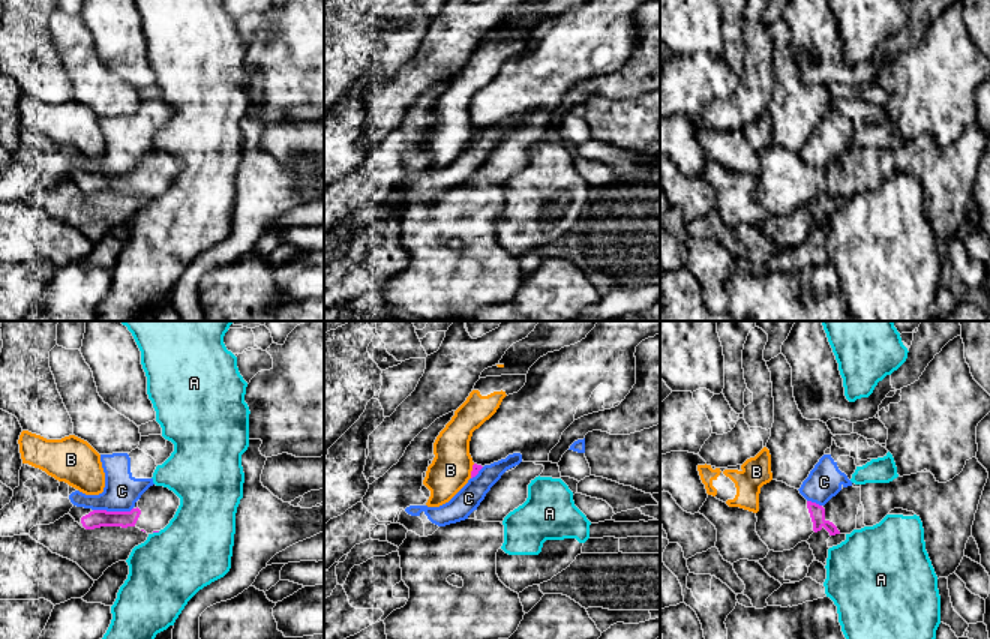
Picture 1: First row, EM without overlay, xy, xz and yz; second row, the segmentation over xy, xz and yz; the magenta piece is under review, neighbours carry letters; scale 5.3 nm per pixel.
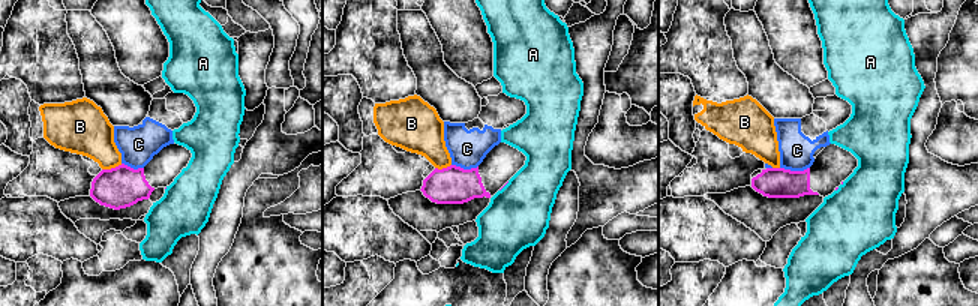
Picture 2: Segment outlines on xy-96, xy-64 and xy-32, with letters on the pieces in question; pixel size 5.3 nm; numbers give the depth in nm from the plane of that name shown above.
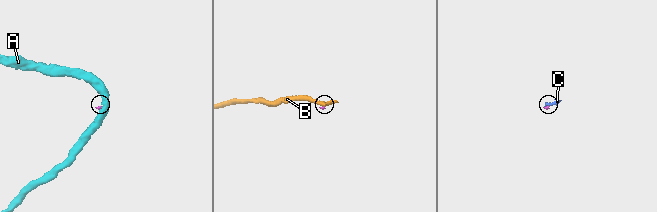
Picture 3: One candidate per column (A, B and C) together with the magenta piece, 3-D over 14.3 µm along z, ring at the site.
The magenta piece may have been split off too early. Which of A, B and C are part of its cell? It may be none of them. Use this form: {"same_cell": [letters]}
{"same_cell": []}

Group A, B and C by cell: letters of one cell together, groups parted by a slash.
A / B / C

